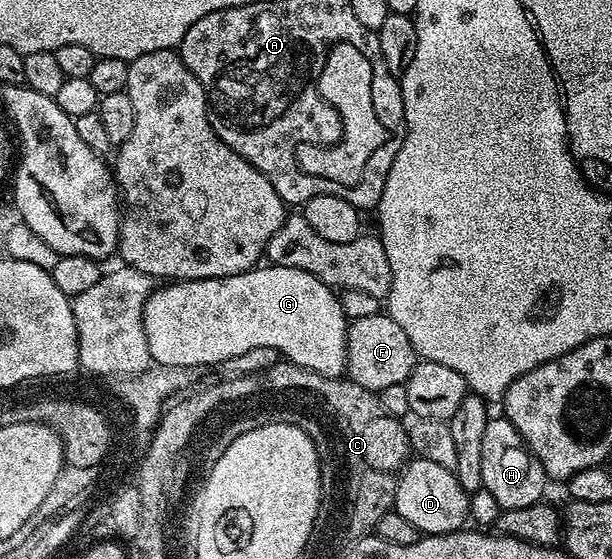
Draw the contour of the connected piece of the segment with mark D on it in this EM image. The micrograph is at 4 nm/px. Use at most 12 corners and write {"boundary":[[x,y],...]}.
{"boundary":[[416,457],[393,506],[422,535],[462,530],[470,492]]}

